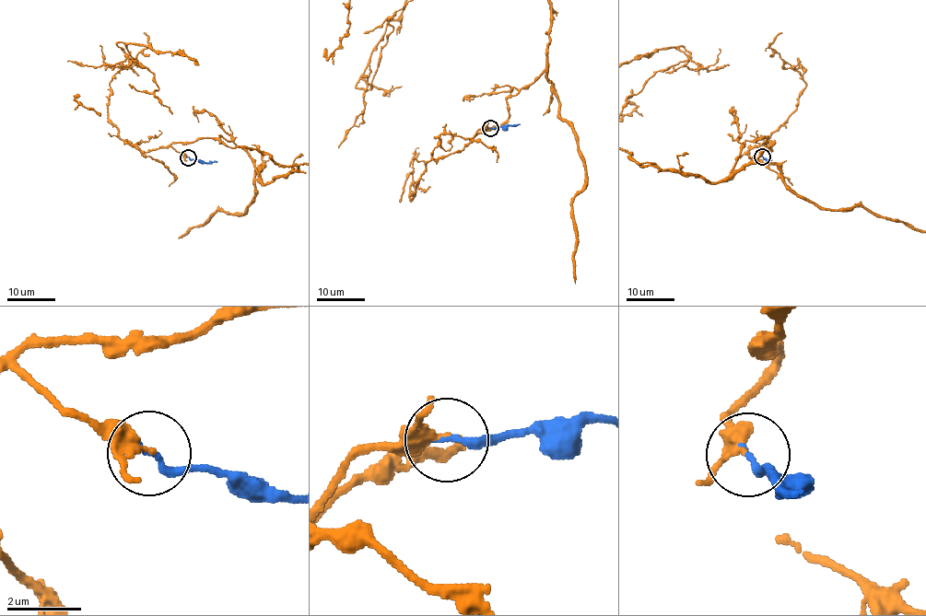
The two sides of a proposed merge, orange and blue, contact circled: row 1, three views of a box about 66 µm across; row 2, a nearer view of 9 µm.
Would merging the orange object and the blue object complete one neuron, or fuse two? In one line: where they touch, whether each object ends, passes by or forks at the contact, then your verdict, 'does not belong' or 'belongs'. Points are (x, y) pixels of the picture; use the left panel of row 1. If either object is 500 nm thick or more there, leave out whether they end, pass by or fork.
at (188, 157); orange passes by; blue ends there; belongs

